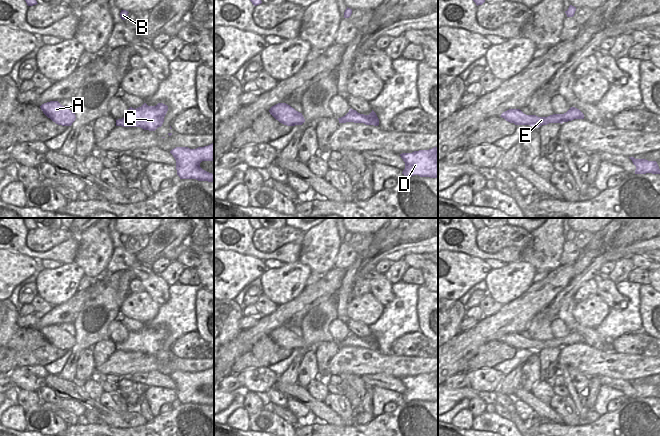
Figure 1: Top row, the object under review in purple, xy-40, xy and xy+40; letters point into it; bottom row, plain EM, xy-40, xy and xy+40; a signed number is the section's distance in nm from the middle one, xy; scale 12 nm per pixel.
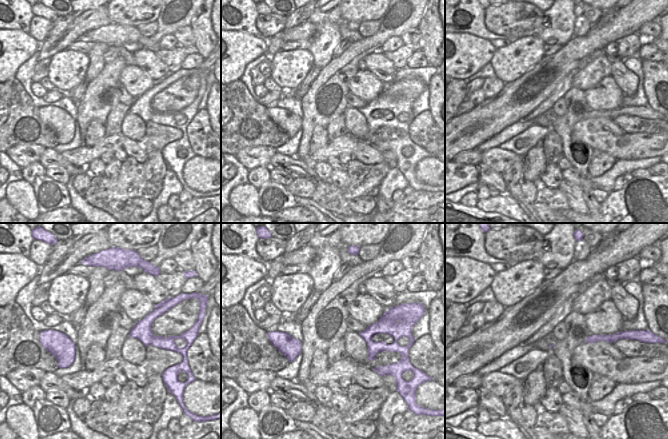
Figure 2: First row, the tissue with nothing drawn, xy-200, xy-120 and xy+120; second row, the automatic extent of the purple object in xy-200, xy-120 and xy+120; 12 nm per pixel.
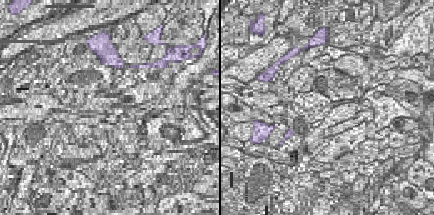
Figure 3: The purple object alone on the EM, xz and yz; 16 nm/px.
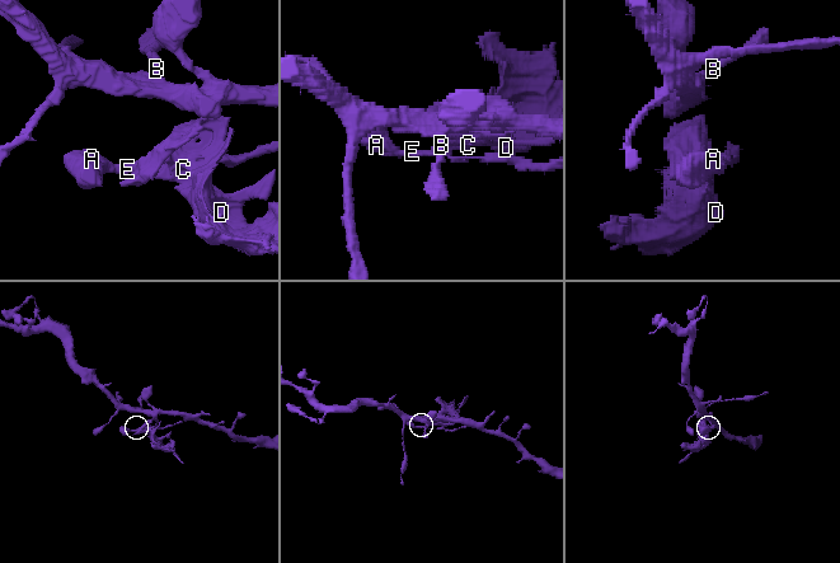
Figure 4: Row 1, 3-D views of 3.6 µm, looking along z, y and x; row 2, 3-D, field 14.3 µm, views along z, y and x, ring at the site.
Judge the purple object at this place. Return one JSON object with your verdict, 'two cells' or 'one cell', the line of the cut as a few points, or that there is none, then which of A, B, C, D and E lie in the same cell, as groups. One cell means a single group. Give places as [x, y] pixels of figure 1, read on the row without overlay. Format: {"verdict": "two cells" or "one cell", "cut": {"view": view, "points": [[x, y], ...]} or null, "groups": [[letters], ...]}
{"verdict": "two cells", "cut": {"view": "xy", "points": [[346, 339], [339, 345]]}, "groups": [["A", "B", "E"], ["C", "D"]]}

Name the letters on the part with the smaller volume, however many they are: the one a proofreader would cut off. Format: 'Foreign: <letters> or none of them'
Foreign: C, D

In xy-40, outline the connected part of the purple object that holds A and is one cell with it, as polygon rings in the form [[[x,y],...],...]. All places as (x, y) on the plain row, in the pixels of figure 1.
[[[58,325],[44,327],[40,332],[48,342],[58,349],[71,350],[76,343],[75,337],[62,330]]]

